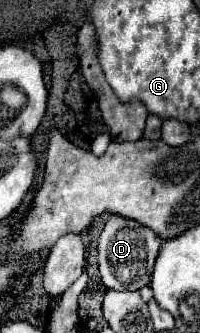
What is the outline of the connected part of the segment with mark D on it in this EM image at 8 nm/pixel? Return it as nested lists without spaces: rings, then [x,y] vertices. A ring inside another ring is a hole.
[[[112,214],[100,234],[98,240],[98,256],[100,256],[100,276],[106,288],[110,290],[128,290],[128,292],[136,292],[144,286],[150,284],[152,280],[152,268],[154,268],[154,260],[158,256],[162,238],[150,230],[148,226]]]

